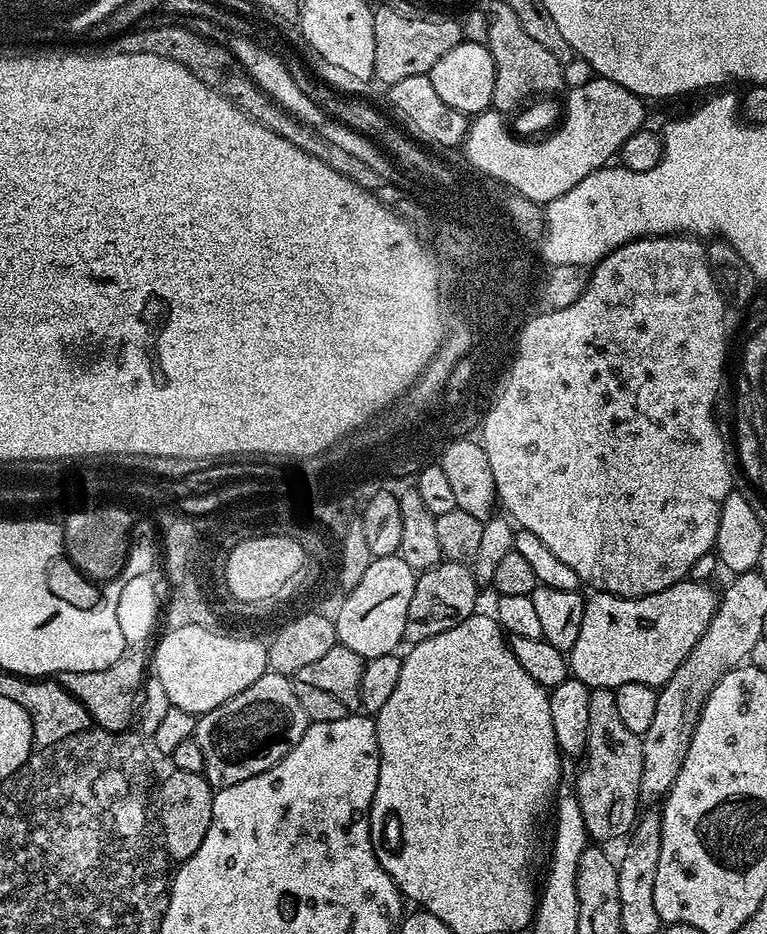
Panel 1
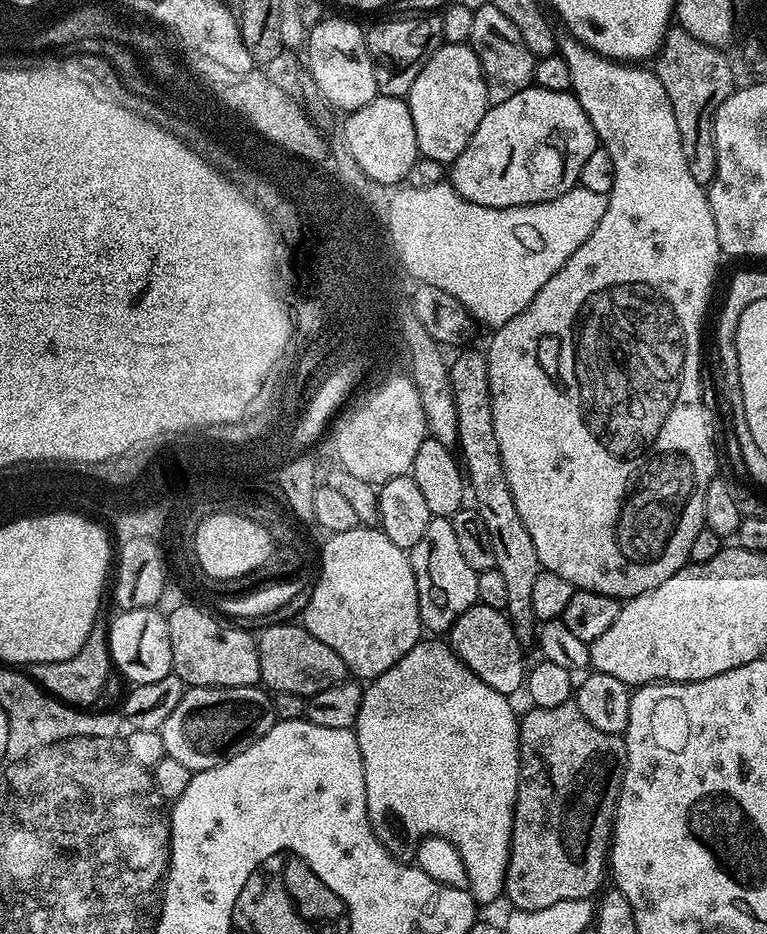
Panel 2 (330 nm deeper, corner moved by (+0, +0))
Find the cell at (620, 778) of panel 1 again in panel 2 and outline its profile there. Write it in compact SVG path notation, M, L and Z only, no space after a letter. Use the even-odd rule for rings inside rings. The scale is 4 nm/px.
M574 702L549 708L529 707L529 712L519 717L520 721L520 781L518 782L518 798L514 806L514 822L512 823L512 841L510 842L510 858L506 866L503 895L508 896L511 907L518 912L526 910L546 910L546 906L554 906L558 902L574 902L575 900L592 900L601 891L600 883L606 880L606 865L610 860L610 841L612 838L612 821L616 819L616 803L622 790L624 771L626 770L626 746L623 735L606 734L606 730L597 730L586 722L582 710Z

